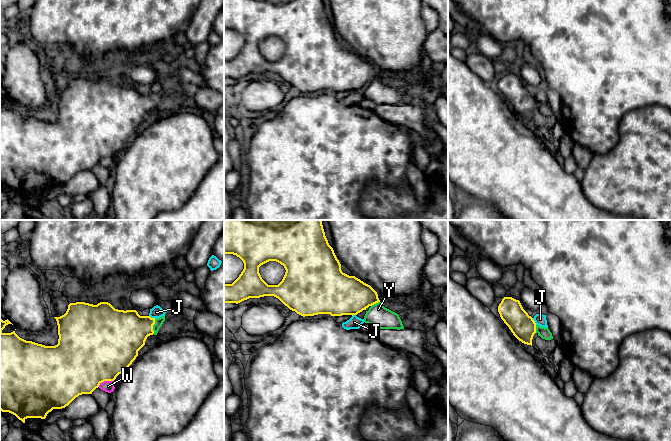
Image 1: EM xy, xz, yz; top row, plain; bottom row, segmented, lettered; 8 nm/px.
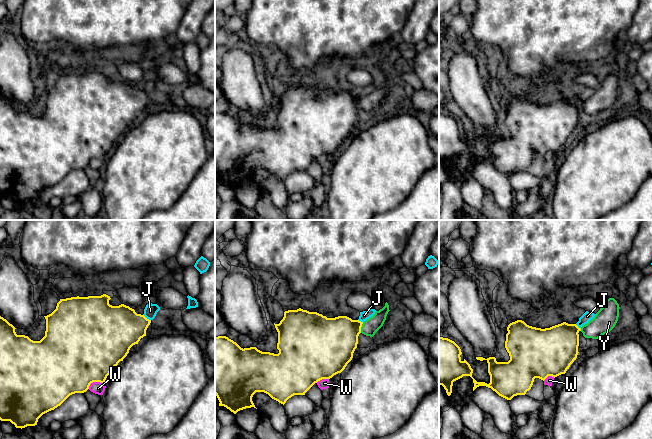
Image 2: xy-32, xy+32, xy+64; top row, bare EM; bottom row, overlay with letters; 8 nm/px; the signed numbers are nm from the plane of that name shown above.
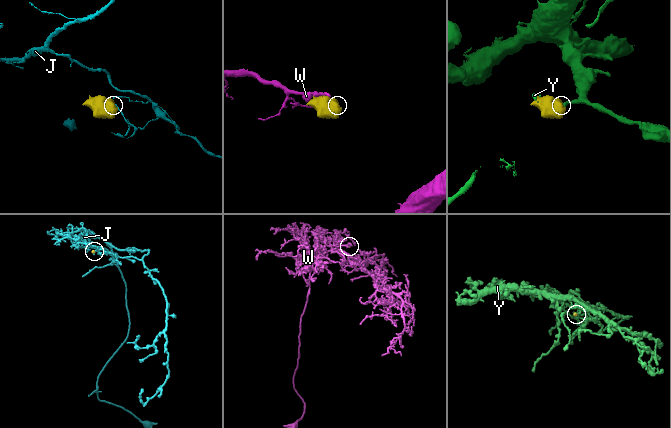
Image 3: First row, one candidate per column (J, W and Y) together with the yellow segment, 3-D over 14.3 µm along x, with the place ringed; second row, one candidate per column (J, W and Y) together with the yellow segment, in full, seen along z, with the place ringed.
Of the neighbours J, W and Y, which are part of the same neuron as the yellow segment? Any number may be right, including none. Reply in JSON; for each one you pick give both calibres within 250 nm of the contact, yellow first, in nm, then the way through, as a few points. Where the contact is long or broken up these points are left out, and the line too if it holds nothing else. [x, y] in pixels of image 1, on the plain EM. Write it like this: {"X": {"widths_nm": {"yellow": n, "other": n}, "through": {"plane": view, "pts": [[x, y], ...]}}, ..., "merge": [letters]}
{"Y": {"widths_nm": {"yellow": 380, "other": 60}, "through": {"plane": "xy", "pts": [[122, 110], [142, 102], [152, 102], [159, 97]]}}, "merge": ["Y"]}

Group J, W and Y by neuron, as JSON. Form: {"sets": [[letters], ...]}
{"sets": [["J"], ["W"], ["Y"]]}

